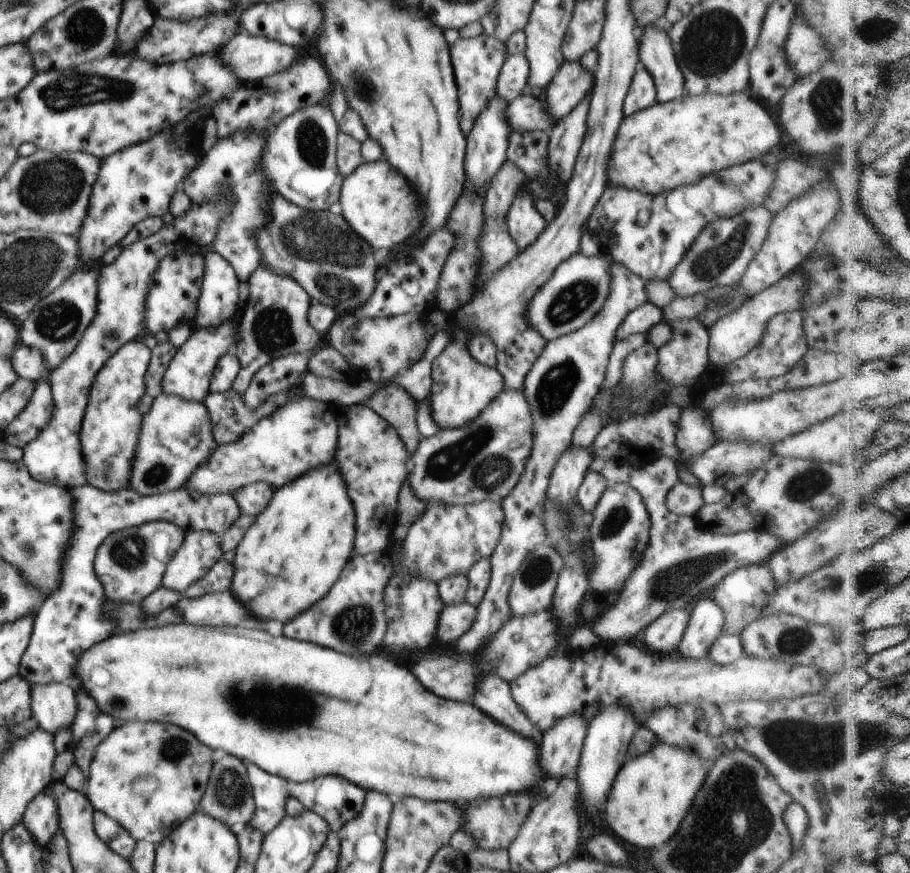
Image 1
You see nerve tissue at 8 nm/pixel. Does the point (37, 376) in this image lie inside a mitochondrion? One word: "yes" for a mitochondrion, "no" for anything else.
no

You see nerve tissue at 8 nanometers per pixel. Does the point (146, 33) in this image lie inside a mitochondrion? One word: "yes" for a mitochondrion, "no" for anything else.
no

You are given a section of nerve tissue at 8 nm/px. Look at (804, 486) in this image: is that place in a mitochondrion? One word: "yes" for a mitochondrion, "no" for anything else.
yes

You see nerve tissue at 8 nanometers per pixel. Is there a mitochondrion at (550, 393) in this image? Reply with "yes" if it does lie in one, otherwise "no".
yes

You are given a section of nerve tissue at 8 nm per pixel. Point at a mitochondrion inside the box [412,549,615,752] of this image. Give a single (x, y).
(540, 567)

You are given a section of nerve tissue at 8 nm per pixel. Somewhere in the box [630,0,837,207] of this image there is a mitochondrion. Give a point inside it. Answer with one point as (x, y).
(714, 41)

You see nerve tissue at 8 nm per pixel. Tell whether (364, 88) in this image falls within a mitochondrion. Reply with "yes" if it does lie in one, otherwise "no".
yes

